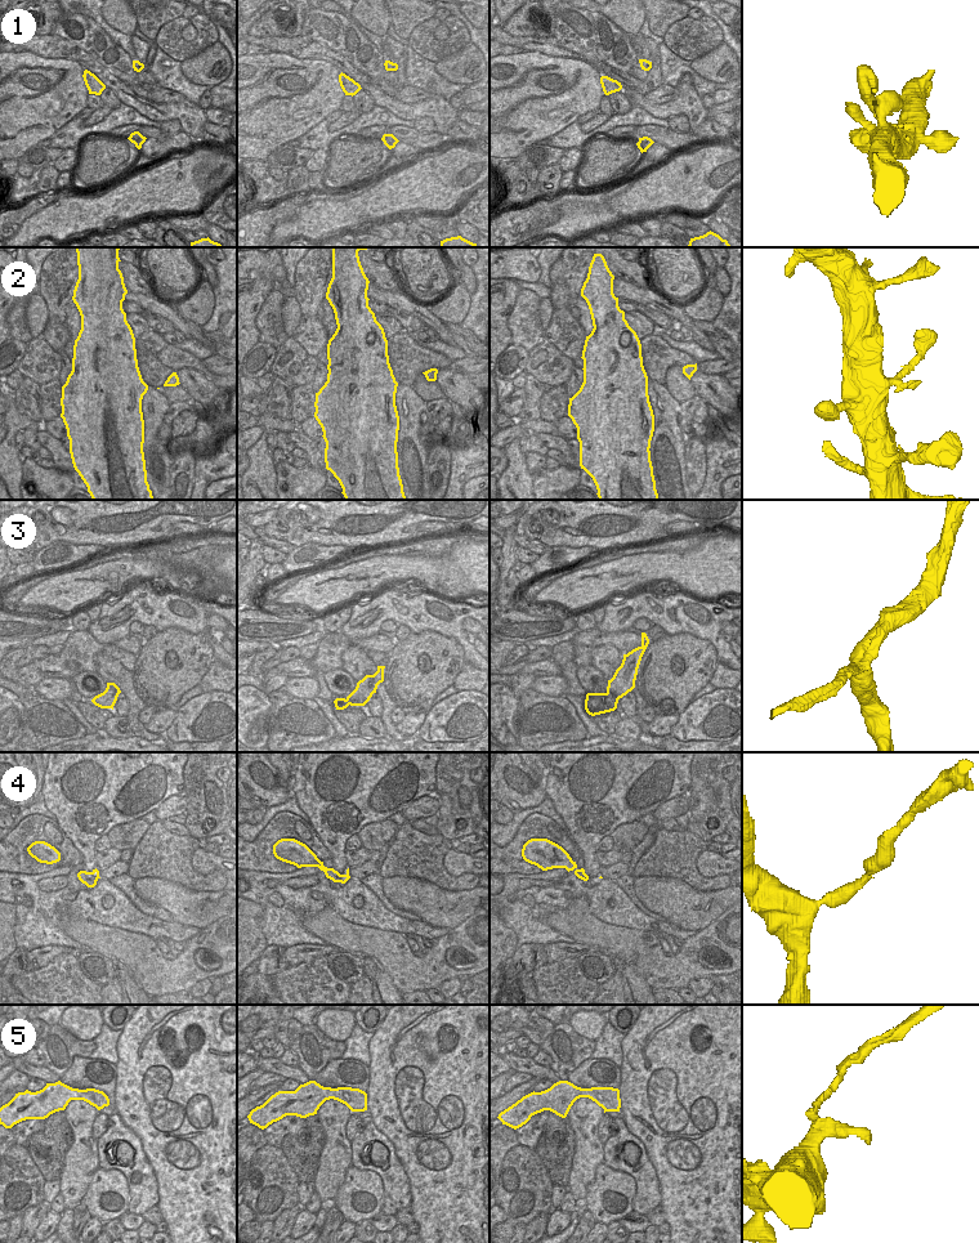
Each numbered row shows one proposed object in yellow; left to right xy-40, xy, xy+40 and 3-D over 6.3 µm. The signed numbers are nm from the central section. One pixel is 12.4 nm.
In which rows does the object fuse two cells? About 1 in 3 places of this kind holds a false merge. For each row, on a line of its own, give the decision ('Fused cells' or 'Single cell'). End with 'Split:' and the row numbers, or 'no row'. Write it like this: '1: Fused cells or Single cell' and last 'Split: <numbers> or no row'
1: Single cell
2: Single cell
3: Single cell
4: Single cell
5: Single cell
Split: no row.

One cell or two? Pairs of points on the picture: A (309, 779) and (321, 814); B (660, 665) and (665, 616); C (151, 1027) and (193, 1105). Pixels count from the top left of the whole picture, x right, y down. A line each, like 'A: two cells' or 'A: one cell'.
A: one cell
B: two cells
C: one cell

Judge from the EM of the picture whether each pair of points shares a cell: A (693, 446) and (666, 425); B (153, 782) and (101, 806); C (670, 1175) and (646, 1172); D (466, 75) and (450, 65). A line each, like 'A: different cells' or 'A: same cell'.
A: different cells
B: same cell
C: different cells
D: same cell

